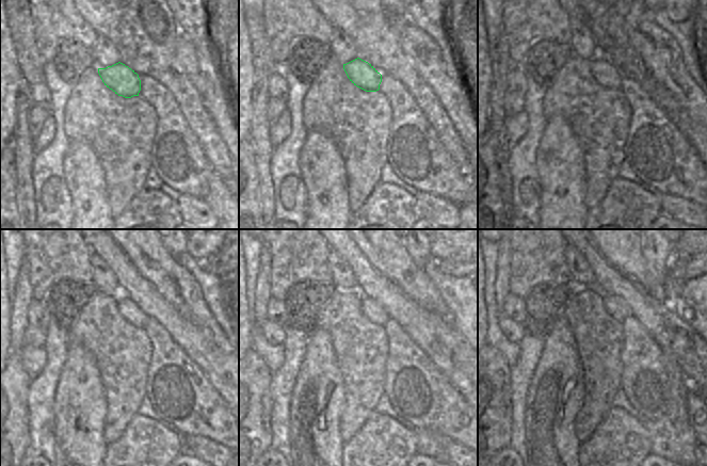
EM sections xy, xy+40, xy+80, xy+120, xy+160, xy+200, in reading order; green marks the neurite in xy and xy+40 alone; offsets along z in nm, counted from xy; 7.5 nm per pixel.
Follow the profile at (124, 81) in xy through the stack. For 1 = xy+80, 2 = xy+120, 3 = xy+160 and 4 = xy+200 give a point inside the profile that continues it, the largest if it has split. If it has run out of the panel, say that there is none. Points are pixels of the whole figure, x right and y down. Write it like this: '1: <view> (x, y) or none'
1: xy+80 (605, 73)
2: xy+120 (129, 310)
3: xy+160 (375, 314)
4: xy+200 (615, 306)

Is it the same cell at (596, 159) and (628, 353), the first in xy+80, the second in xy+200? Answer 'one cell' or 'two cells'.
two cells

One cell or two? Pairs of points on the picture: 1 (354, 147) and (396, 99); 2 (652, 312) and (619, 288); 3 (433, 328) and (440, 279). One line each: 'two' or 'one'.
1: two
2: one
3: two

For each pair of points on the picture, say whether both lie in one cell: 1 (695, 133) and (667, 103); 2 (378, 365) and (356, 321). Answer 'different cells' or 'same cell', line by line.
1: same cell
2: same cell

